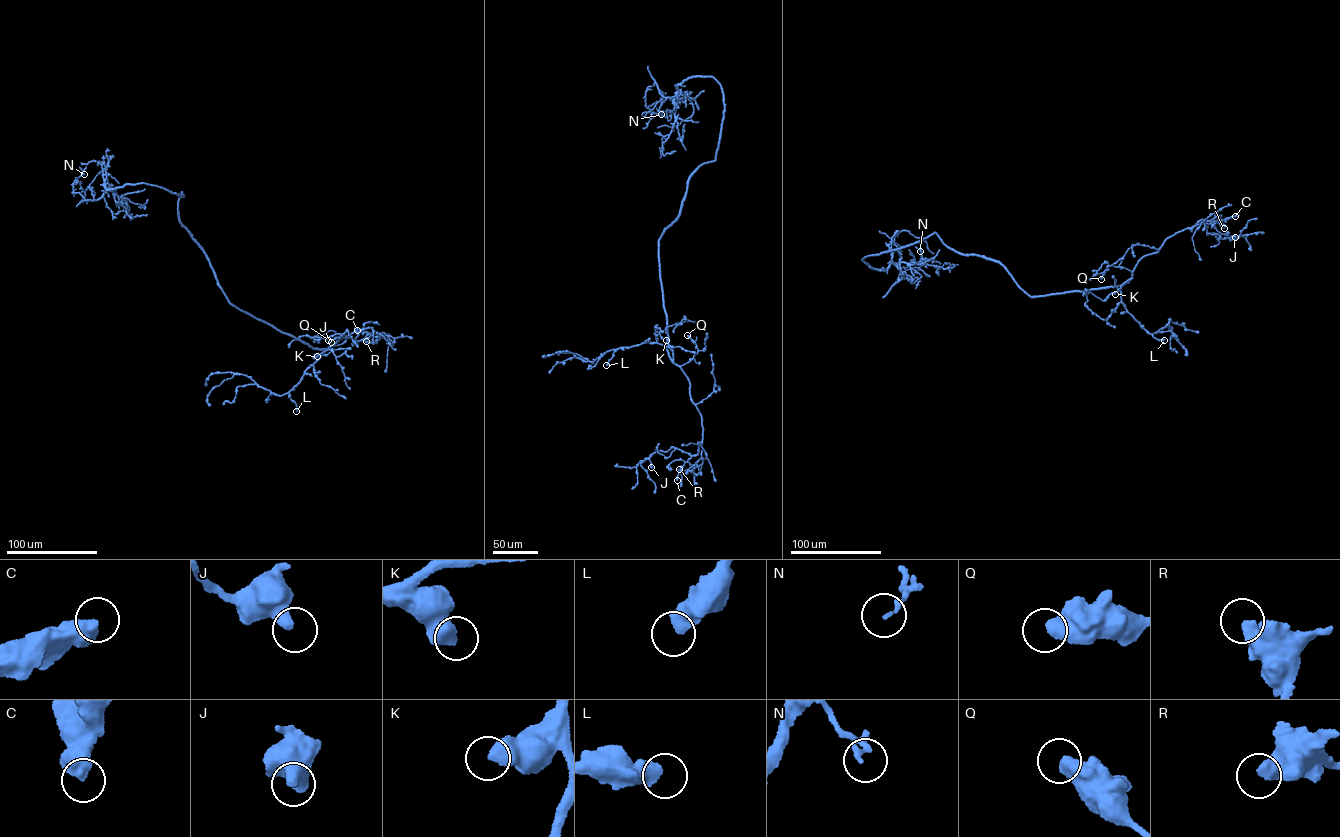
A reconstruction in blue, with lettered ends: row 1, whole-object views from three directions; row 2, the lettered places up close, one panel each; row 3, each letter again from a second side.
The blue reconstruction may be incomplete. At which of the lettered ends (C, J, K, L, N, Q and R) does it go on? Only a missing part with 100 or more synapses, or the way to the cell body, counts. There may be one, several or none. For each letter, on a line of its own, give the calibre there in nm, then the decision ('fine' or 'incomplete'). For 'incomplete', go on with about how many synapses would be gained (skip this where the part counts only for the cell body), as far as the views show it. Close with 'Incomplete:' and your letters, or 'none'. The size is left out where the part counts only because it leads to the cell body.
C: 600 nm | fine
J: 420 nm | fine
K: 600 nm | fine
L: 550 nm | fine
N: 130 nm | fine
Q: 600 nm | fine
R: 480 nm | fine
Incomplete: none

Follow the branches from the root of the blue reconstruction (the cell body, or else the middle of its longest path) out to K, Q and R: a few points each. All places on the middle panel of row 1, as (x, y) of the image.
K: (665, 231), (659, 241), (659, 276), (666, 317), (667, 349), (672, 361), (672, 352), (666, 340)
Q: (665, 231), (658, 252), (667, 349), (671, 360), (679, 366), (697, 351), (687, 335)
R: (665, 231), (658, 252), (667, 351), (689, 380), (703, 430), (695, 467), (684, 473), (679, 469)

